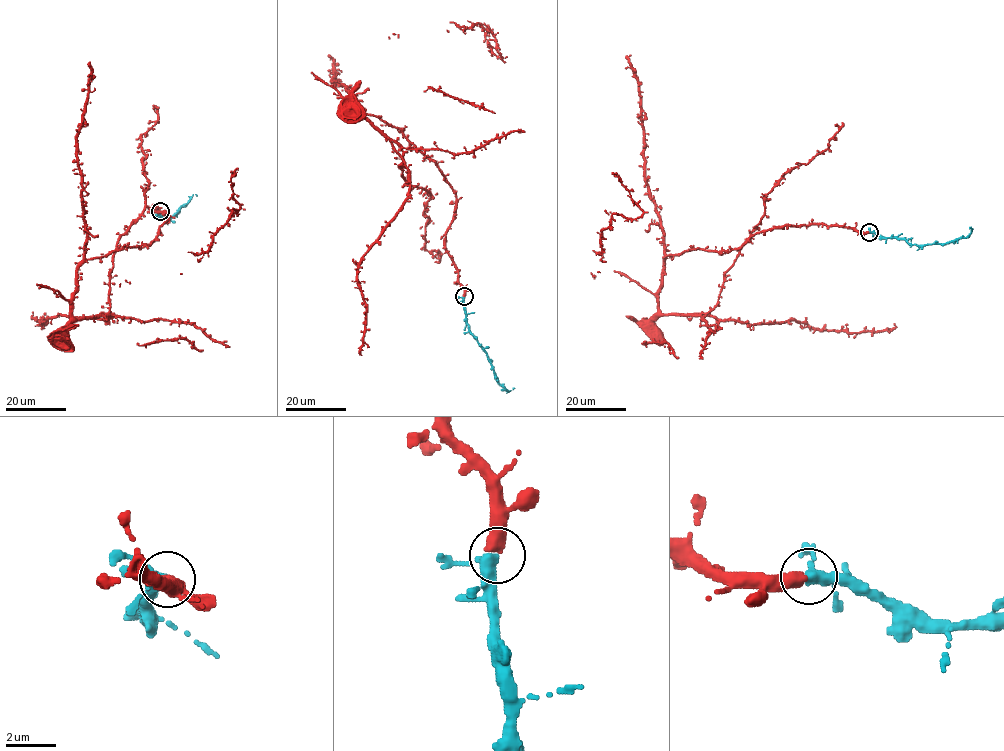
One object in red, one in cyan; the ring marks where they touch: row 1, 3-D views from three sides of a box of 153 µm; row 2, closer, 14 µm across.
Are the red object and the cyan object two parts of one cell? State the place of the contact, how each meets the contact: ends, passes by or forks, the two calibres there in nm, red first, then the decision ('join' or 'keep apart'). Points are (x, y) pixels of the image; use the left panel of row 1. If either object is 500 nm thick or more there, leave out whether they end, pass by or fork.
place (160, 211); red ends; cyan passes by; calibres 460 and 340 nm; join

